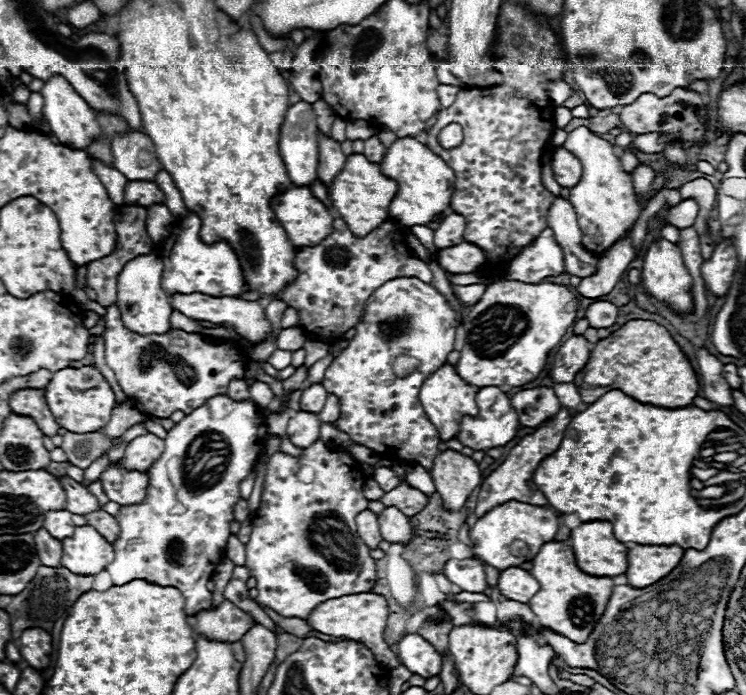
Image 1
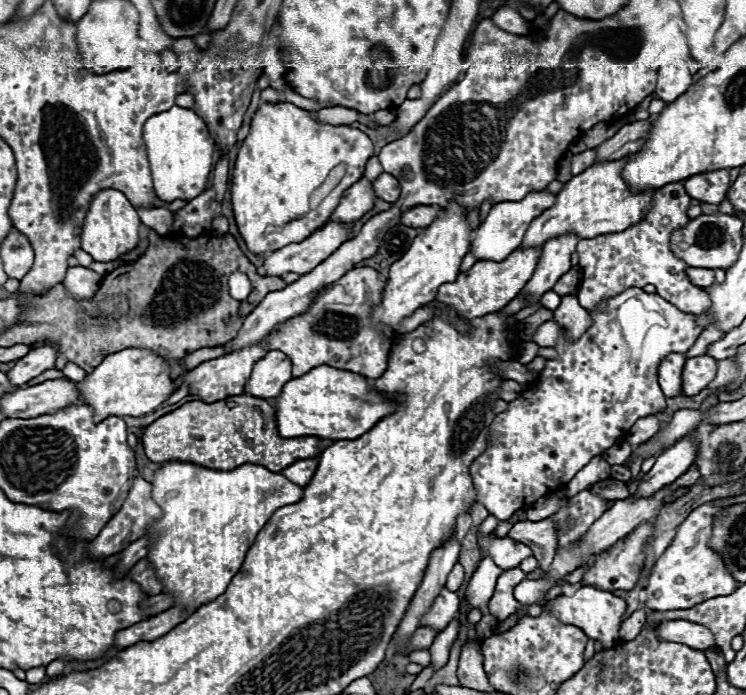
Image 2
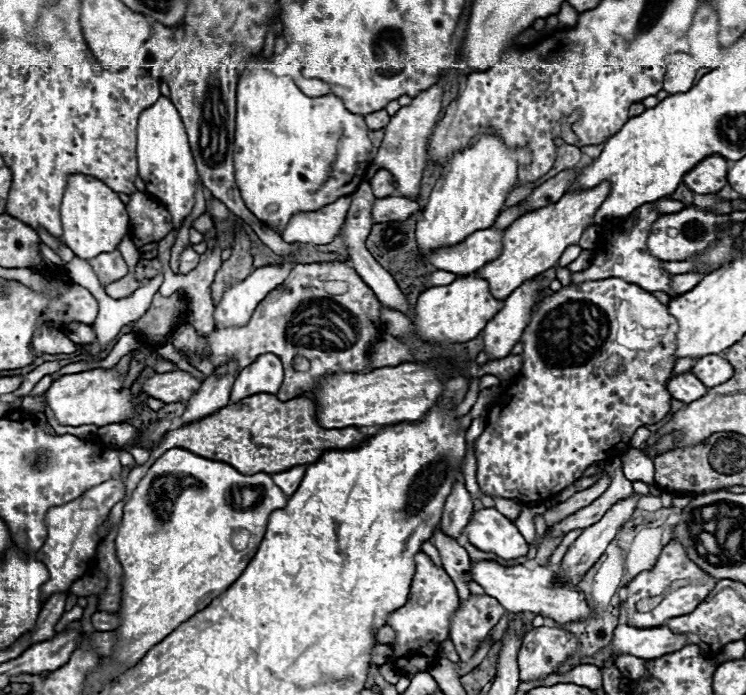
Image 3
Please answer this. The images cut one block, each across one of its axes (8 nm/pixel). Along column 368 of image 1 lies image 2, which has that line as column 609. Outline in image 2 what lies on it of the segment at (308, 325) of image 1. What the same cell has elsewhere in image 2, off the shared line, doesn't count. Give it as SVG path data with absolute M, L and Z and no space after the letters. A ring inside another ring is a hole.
M682 182L666 184L654 192L646 218L628 226L628 230L616 234L602 234L600 238L580 240L578 254L582 268L582 282L576 292L580 306L590 310L604 298L616 296L630 286L644 288L646 284L654 284L656 294L660 294L664 300L668 300L670 304L674 304L684 312L700 314L708 310L710 306L708 294L704 292L704 288L698 288L688 280L686 276L688 266L670 252L670 234L688 222L686 214L688 206L690 196L686 194Z

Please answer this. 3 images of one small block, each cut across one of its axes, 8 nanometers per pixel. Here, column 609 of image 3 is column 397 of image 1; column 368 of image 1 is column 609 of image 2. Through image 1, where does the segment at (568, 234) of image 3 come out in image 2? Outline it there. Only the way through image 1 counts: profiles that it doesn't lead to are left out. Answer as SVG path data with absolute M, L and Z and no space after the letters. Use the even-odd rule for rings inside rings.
M628 158L600 162L600 164L586 168L578 176L572 176L572 180L568 180L562 186L562 192L558 192L554 206L544 210L540 218L532 220L520 248L540 248L548 240L560 238L564 234L574 234L578 238L594 238L600 234L612 234L612 232L626 230L634 222L642 220L652 200L654 190L646 190L644 194L630 192L630 188L620 176L626 160Z

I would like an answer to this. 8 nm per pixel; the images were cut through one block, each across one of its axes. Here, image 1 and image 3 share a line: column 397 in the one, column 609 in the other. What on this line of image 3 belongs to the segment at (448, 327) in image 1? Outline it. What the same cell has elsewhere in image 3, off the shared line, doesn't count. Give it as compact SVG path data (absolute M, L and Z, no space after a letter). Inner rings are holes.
M622 278L572 284L542 298L520 338L524 346L520 376L516 384L502 394L498 406L490 408L488 424L474 442L474 456L478 460L476 480L480 492L484 496L518 500L522 504L540 504L578 480L594 462L614 460L624 454L632 434L640 426L656 424L670 412L672 396L666 390L666 380L676 364L676 334L678 322L668 314L668 306L658 302L650 292L624 282ZM624 300L644 306L654 304L656 326L618 326L616 314ZM612 354L620 356L620 364L624 368L616 376L608 376L604 372L604 364Z

